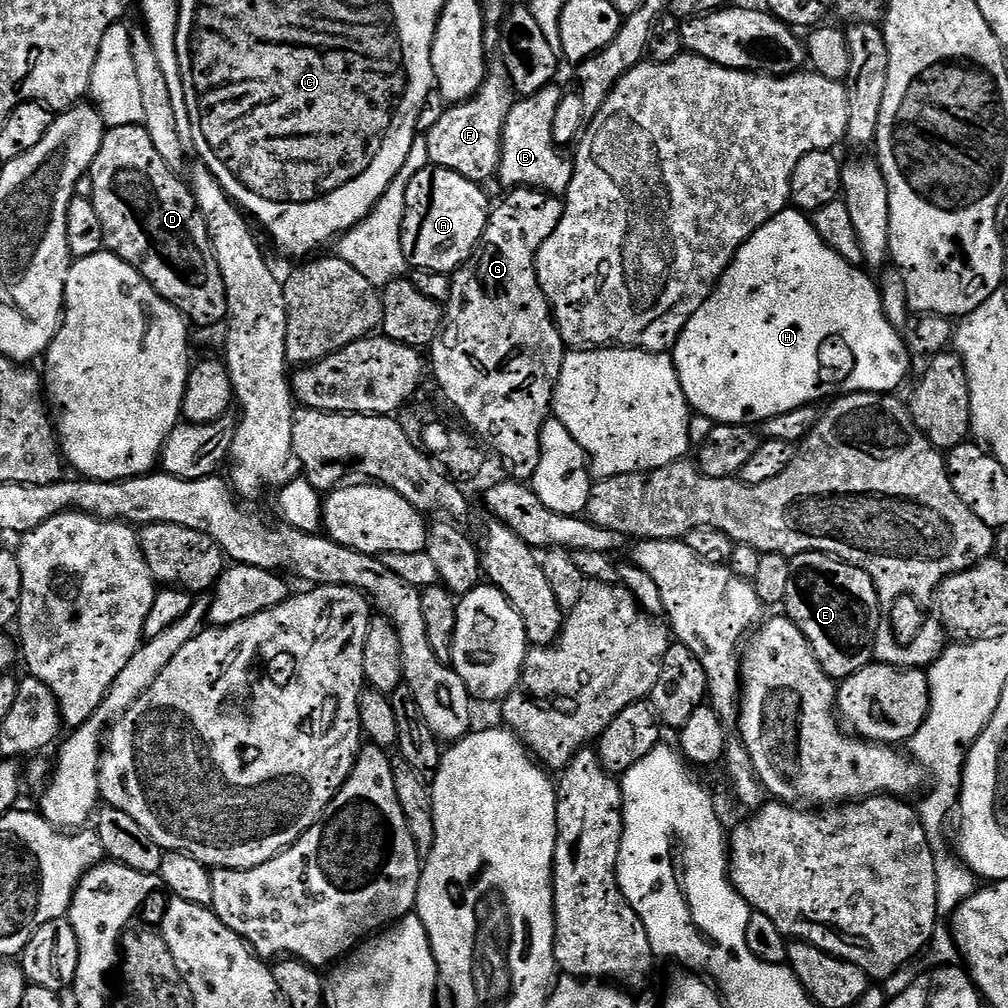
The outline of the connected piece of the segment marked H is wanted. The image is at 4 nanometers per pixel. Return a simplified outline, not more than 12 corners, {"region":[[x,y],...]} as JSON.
{"region":[[789,206],[671,349],[693,413],[892,394],[875,279]]}

